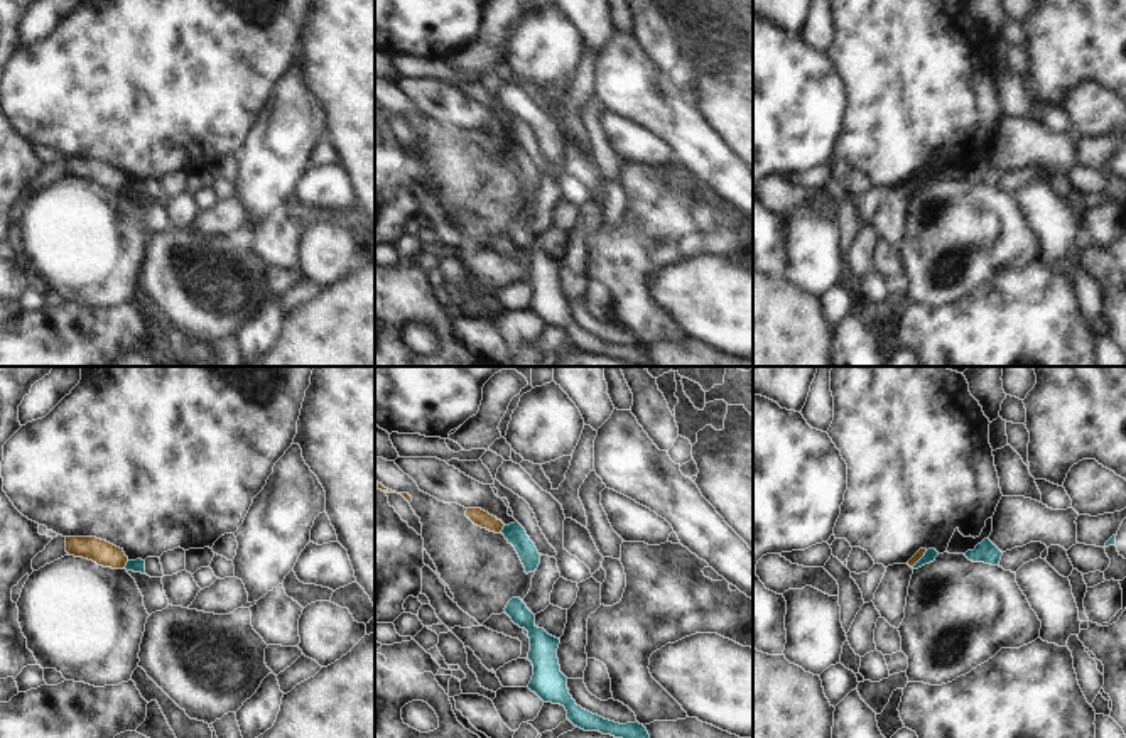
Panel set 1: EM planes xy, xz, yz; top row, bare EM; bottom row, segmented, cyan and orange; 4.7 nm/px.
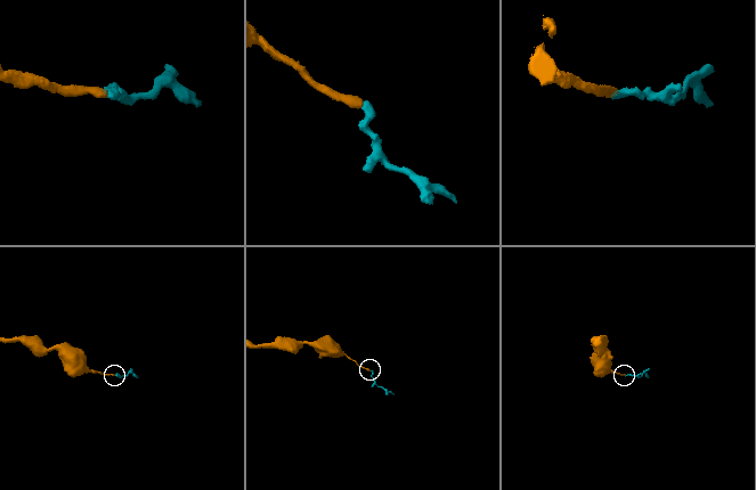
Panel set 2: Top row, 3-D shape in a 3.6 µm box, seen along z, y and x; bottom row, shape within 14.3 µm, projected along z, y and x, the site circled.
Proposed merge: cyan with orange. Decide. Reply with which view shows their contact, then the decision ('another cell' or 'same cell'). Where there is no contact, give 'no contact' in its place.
contact in xy; another cell

